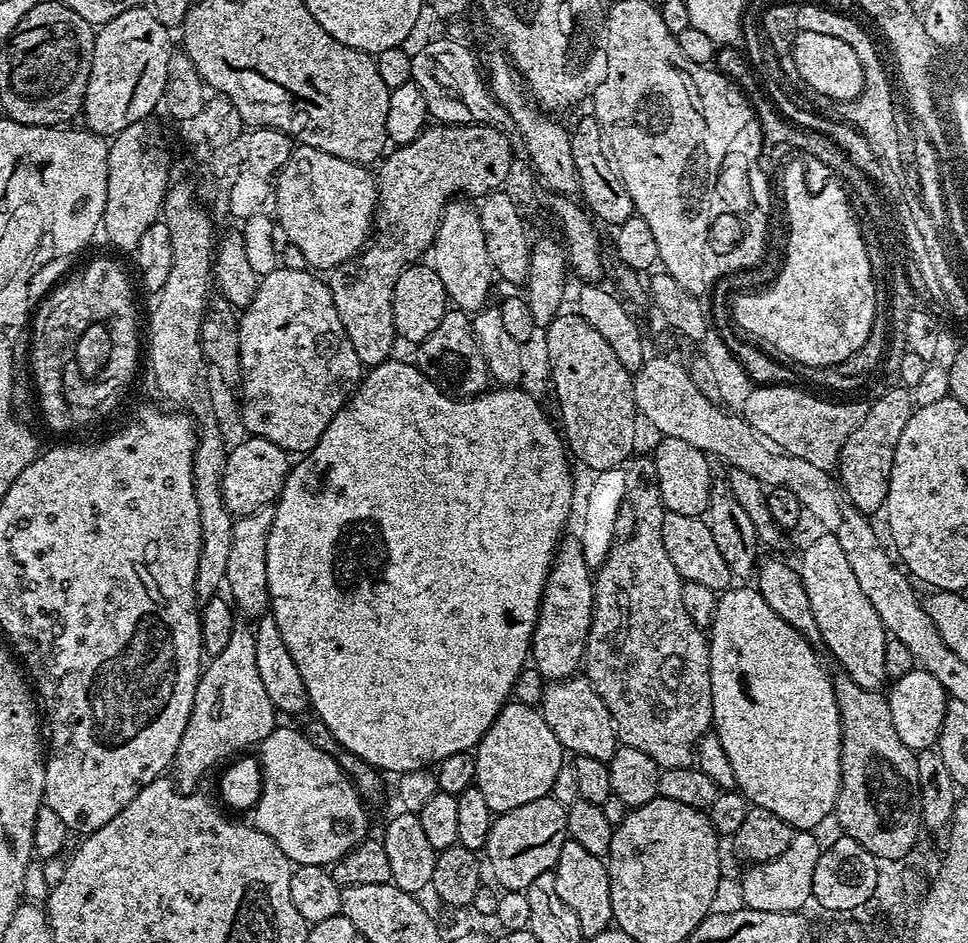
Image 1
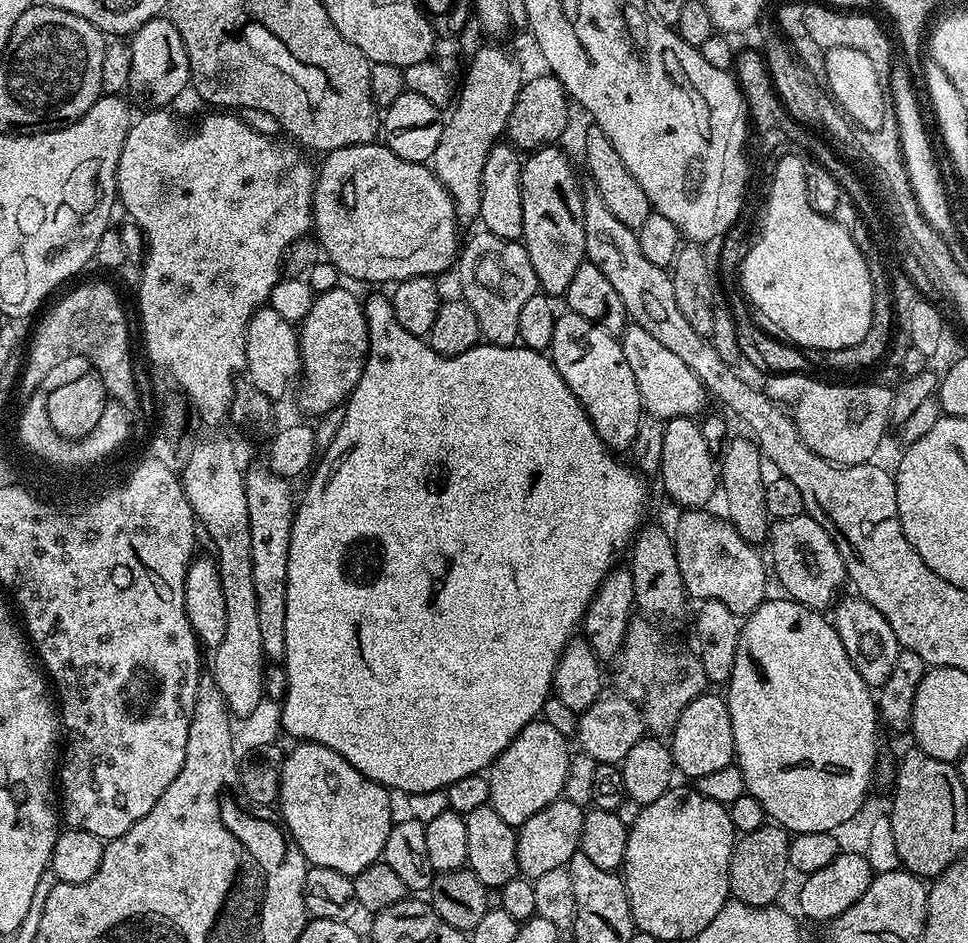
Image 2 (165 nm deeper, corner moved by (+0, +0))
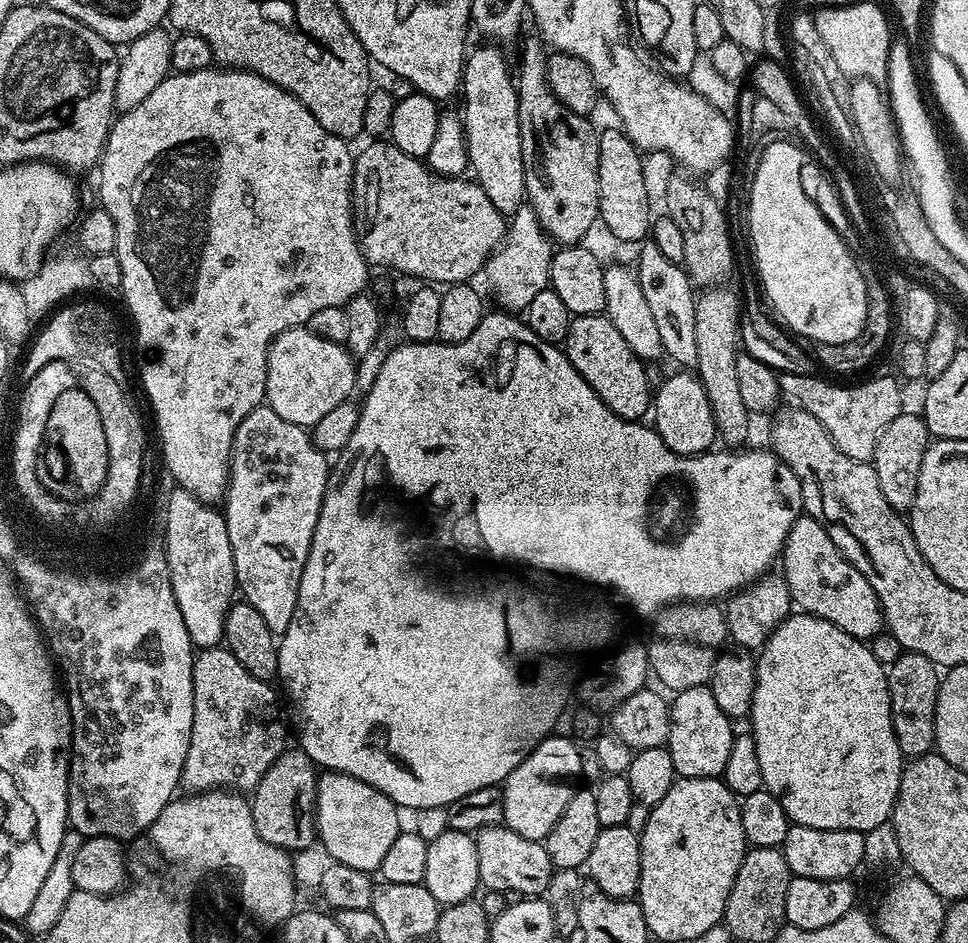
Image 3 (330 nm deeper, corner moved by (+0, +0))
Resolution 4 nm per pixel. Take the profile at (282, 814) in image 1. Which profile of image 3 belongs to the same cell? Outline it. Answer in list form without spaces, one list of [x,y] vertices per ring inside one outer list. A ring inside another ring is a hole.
[[[324,770],[316,777],[316,835],[337,864],[375,873],[402,830],[400,815],[401,809],[386,794],[350,774]]]

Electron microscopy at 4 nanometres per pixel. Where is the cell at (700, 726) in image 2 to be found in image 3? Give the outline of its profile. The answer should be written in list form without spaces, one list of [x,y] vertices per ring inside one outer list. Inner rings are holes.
[[[711,687],[687,688],[670,700],[670,734],[667,749],[680,778],[723,777],[730,750],[734,747],[733,721],[718,706]]]

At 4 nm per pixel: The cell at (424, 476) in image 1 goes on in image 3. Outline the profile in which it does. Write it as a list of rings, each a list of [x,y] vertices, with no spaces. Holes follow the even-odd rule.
[[[507,310],[489,311],[478,322],[478,330],[470,334],[457,344],[446,344],[443,342],[429,342],[427,344],[414,344],[403,342],[380,364],[380,369],[376,372],[376,377],[372,380],[372,385],[368,388],[368,397],[360,404],[360,417],[358,426],[354,426],[354,434],[350,442],[335,457],[328,473],[328,489],[324,492],[322,506],[318,514],[318,522],[314,526],[314,536],[310,542],[310,552],[306,558],[306,566],[302,570],[302,578],[298,586],[298,602],[294,606],[294,618],[290,618],[290,626],[282,633],[278,640],[276,653],[278,654],[278,680],[284,683],[284,688],[288,691],[288,704],[292,707],[292,720],[296,723],[296,732],[300,735],[298,747],[300,747],[313,764],[329,772],[341,772],[350,774],[386,794],[386,798],[393,800],[401,809],[417,810],[426,807],[442,807],[447,809],[449,804],[458,802],[458,798],[466,798],[466,794],[474,794],[474,790],[483,788],[495,788],[503,785],[504,780],[517,766],[539,746],[541,740],[545,740],[553,731],[552,728],[560,720],[560,715],[564,712],[564,703],[568,700],[568,683],[572,680],[572,659],[580,656],[583,652],[588,652],[591,648],[599,646],[603,640],[608,640],[616,632],[616,627],[620,624],[624,612],[633,612],[636,616],[655,617],[662,608],[667,608],[669,604],[681,602],[716,602],[721,598],[727,598],[748,587],[749,577],[744,576],[720,576],[720,544],[732,556],[737,556],[740,560],[745,560],[748,564],[753,564],[756,568],[764,568],[772,559],[779,557],[784,550],[784,543],[790,534],[790,526],[794,526],[795,517],[801,515],[802,501],[800,498],[800,483],[786,466],[776,456],[775,452],[765,450],[765,452],[744,452],[741,456],[736,456],[728,464],[728,469],[724,472],[724,488],[720,488],[720,456],[716,450],[709,450],[700,453],[699,456],[679,456],[674,450],[662,442],[660,435],[656,433],[655,427],[647,423],[634,420],[624,420],[616,416],[594,394],[594,390],[574,370],[574,366],[568,360],[567,351],[561,350],[557,345],[546,342],[534,334],[534,330],[528,328],[527,323],[519,315]]]

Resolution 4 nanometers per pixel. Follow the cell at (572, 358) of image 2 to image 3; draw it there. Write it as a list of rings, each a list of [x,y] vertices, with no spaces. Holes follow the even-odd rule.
[[[607,315],[575,317],[568,331],[566,351],[574,370],[578,370],[578,374],[582,374],[582,378],[586,378],[586,382],[592,387],[594,394],[598,394],[598,398],[602,398],[604,405],[616,416],[620,416],[624,420],[640,422],[645,419],[644,415],[647,412],[649,415],[650,388],[648,392],[648,372],[644,369],[647,368],[645,361],[639,360],[634,354],[634,350],[630,350],[630,346],[626,346],[626,338],[622,338],[622,334],[618,334],[618,326],[614,326],[614,322],[610,322]]]

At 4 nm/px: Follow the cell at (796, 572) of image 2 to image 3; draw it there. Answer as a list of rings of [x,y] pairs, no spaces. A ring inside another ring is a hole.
[[[801,514],[795,519],[782,553],[782,575],[793,605],[801,613],[822,618],[859,640],[868,642],[881,635],[885,627],[884,611],[874,594],[874,586],[834,546],[830,534],[814,517]]]

